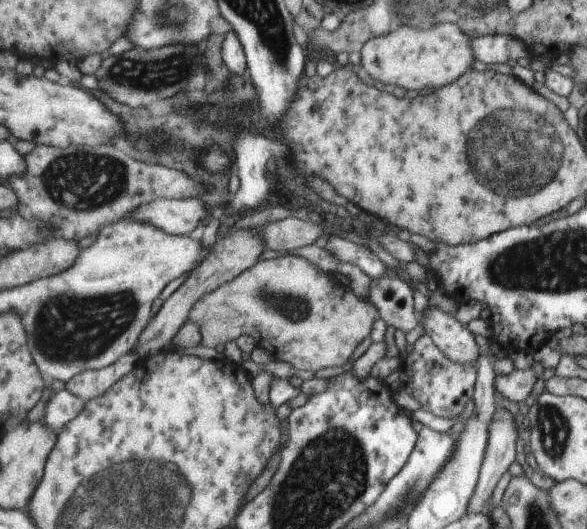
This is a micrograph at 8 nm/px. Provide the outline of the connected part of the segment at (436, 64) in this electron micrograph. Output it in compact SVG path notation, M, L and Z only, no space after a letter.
M413 23L401 25L387 34L376 36L367 40L360 48L360 63L363 70L367 71L370 78L375 82L387 85L398 86L401 90L421 90L421 88L442 88L450 85L459 77L463 77L463 72L469 68L471 58L469 58L469 42L465 32L461 34L460 25L453 23L438 23L432 25L427 30L417 29Z

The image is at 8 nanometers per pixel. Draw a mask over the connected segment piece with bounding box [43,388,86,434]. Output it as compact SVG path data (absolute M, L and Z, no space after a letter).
M66 388L54 392L48 398L43 420L59 434L67 423L72 422L75 416L85 408L85 404L86 402L79 400L79 396L75 396Z

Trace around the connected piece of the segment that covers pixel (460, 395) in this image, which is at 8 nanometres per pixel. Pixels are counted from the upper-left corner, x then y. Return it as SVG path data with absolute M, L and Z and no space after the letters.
M427 335L420 336L411 346L411 352L401 360L399 369L399 380L401 391L410 395L419 404L421 410L427 410L434 416L452 419L461 414L466 402L472 399L474 384L476 380L476 368L474 366L463 366L447 360L445 355L434 345Z

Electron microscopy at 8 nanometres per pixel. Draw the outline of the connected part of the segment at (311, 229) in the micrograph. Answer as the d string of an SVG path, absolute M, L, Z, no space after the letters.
M285 218L269 224L264 224L259 232L263 234L263 240L267 242L267 248L269 250L282 253L288 253L291 250L297 250L303 246L310 246L315 243L317 238L325 236L321 225L316 225L311 221L297 218Z

